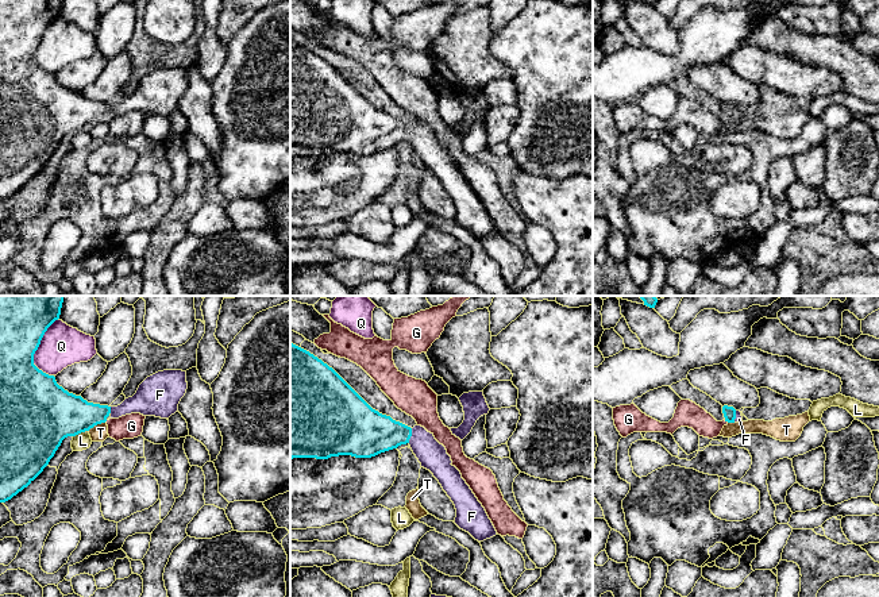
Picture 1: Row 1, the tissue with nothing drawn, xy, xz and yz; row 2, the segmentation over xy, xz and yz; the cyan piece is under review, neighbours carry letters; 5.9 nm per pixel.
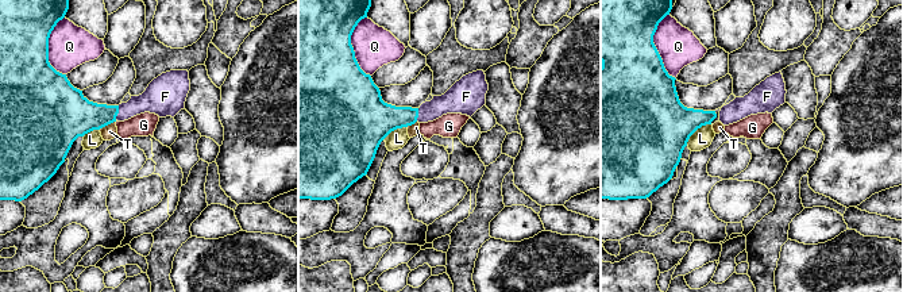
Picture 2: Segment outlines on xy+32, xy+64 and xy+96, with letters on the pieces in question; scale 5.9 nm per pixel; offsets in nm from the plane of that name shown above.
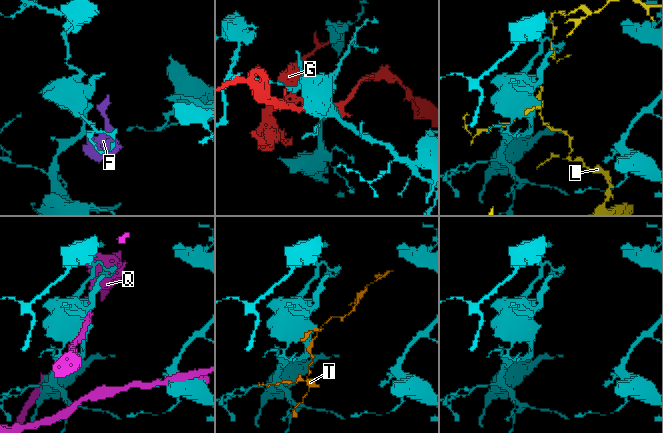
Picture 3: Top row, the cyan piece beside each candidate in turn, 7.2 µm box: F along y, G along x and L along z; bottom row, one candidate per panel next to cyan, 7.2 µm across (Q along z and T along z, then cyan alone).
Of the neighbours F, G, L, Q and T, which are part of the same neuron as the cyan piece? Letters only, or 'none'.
F

